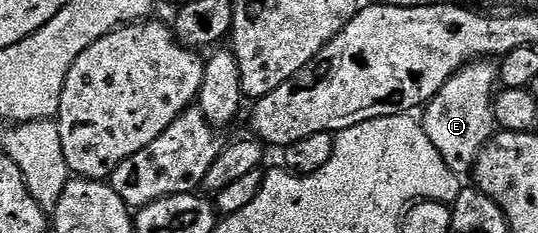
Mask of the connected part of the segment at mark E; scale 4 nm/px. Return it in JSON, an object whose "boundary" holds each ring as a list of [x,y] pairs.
{"boundary":[[[472,61],[460,67],[454,77],[426,103],[424,115],[421,115],[423,128],[429,141],[433,141],[433,149],[441,153],[441,161],[449,165],[454,175],[466,176],[466,171],[468,174],[474,168],[480,152],[496,134],[493,104],[500,83],[499,69],[494,62]]]}

